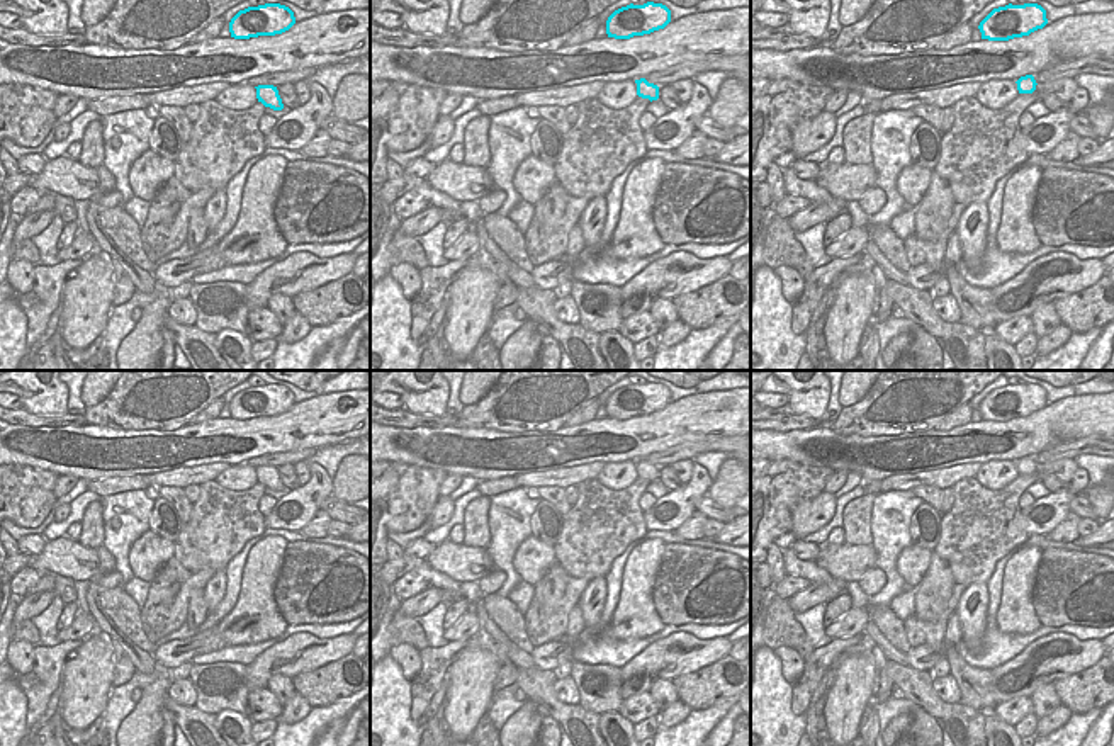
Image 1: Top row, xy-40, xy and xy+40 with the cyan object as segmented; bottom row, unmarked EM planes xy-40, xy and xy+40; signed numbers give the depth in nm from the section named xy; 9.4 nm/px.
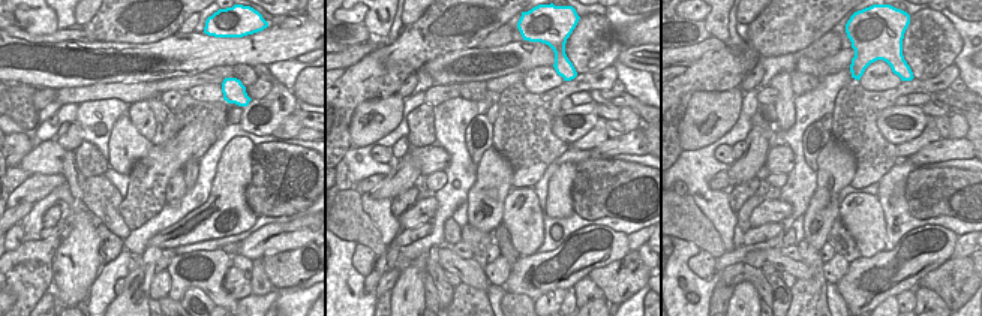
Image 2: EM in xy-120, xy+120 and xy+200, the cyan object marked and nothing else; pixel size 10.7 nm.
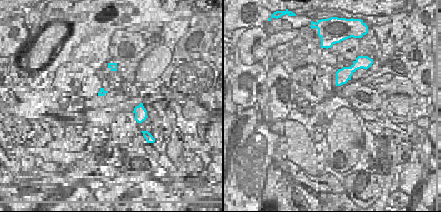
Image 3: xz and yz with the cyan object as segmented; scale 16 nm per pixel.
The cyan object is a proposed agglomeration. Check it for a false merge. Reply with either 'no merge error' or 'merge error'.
no merge error

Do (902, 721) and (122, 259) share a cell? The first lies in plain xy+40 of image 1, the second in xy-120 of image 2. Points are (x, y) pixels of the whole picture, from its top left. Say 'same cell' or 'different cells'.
different cells

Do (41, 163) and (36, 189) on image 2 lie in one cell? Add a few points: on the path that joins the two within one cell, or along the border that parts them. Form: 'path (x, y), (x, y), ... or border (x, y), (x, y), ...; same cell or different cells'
border (60, 172), (30, 175); different cells

